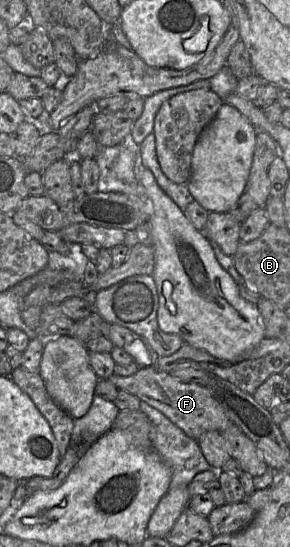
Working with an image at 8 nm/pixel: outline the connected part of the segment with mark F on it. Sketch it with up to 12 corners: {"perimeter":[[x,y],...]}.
{"perimeter":[[154,366],[108,379],[195,440],[235,425],[206,386]]}

